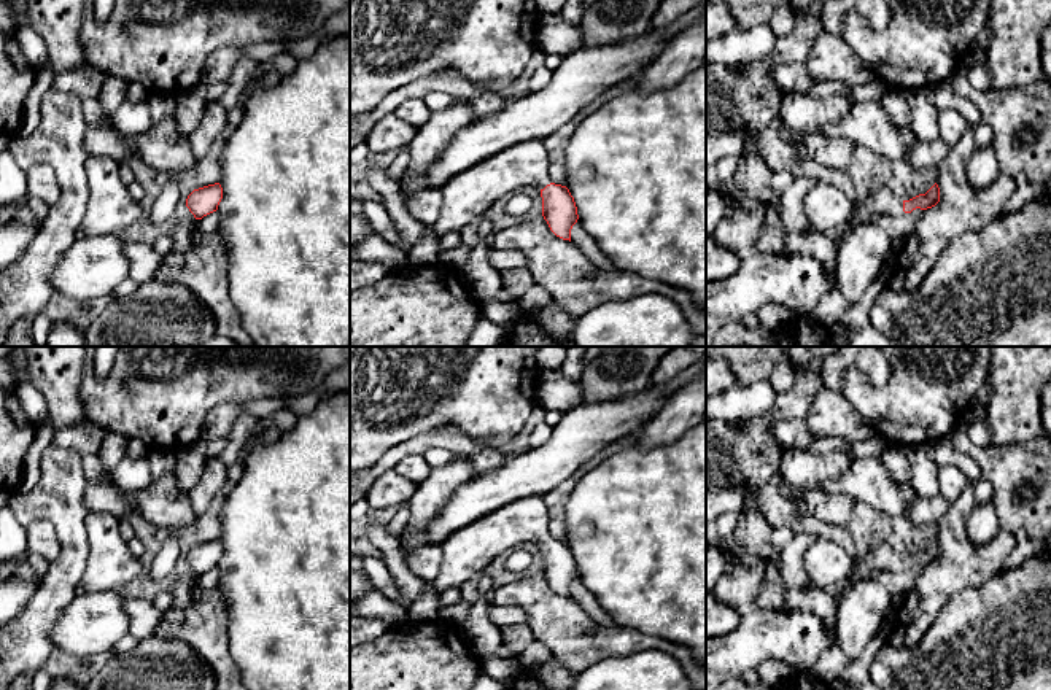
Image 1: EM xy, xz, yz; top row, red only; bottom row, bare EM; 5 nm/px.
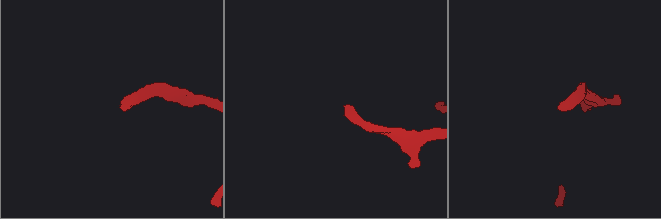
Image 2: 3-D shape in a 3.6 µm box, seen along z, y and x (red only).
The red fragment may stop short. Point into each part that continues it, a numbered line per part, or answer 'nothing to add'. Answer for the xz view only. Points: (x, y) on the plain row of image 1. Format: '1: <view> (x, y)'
1: xz (466, 552)

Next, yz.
1: yz (881, 558)

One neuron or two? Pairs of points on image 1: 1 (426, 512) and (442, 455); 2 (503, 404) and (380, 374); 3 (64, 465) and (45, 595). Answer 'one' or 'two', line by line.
1: two
2: one
3: one

